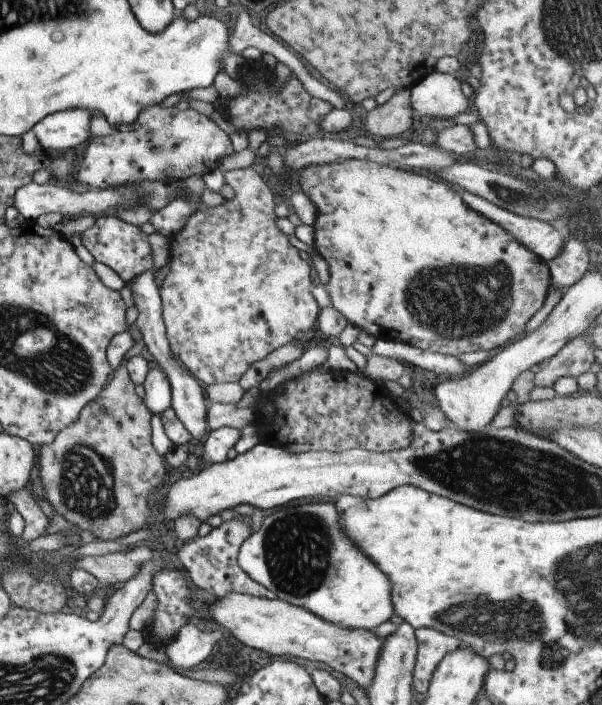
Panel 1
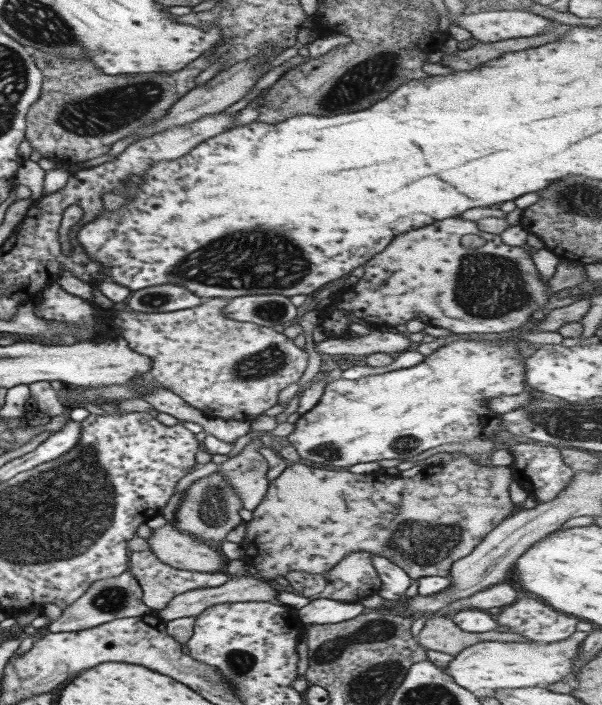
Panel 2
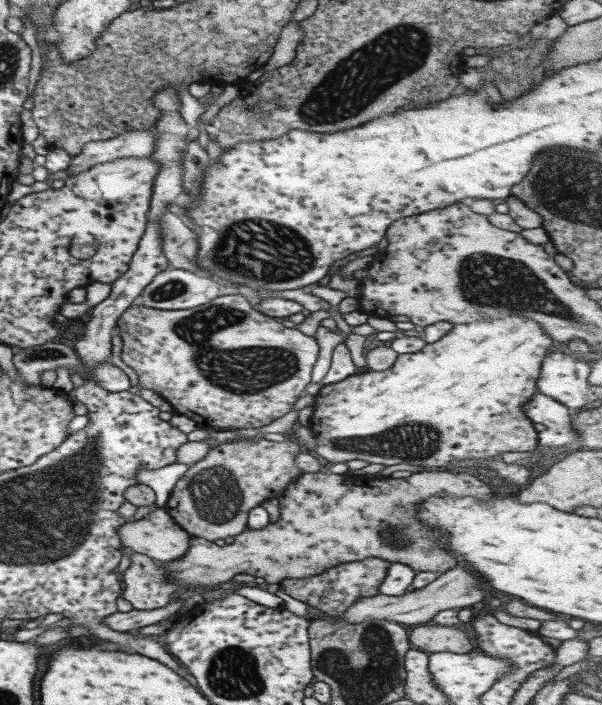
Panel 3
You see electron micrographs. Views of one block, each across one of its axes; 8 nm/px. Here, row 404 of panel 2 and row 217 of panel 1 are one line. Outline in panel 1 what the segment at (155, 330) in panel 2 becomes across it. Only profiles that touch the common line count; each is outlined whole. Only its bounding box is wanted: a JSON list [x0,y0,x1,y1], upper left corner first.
[160,166,319,386]

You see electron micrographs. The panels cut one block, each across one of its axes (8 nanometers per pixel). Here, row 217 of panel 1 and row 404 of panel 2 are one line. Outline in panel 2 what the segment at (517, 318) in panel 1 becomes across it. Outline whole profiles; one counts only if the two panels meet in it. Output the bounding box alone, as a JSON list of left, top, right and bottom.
[286,337,526,470]

